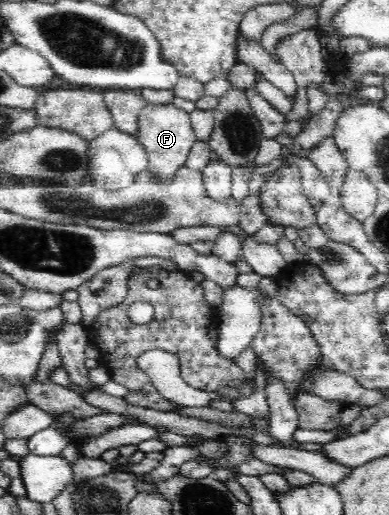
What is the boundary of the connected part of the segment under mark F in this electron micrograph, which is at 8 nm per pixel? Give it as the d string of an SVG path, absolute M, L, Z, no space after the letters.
M150 104L139 111L137 122L139 122L139 129L135 137L147 150L147 170L156 178L171 179L180 167L185 166L191 147L198 140L189 113L174 107L173 104Z

